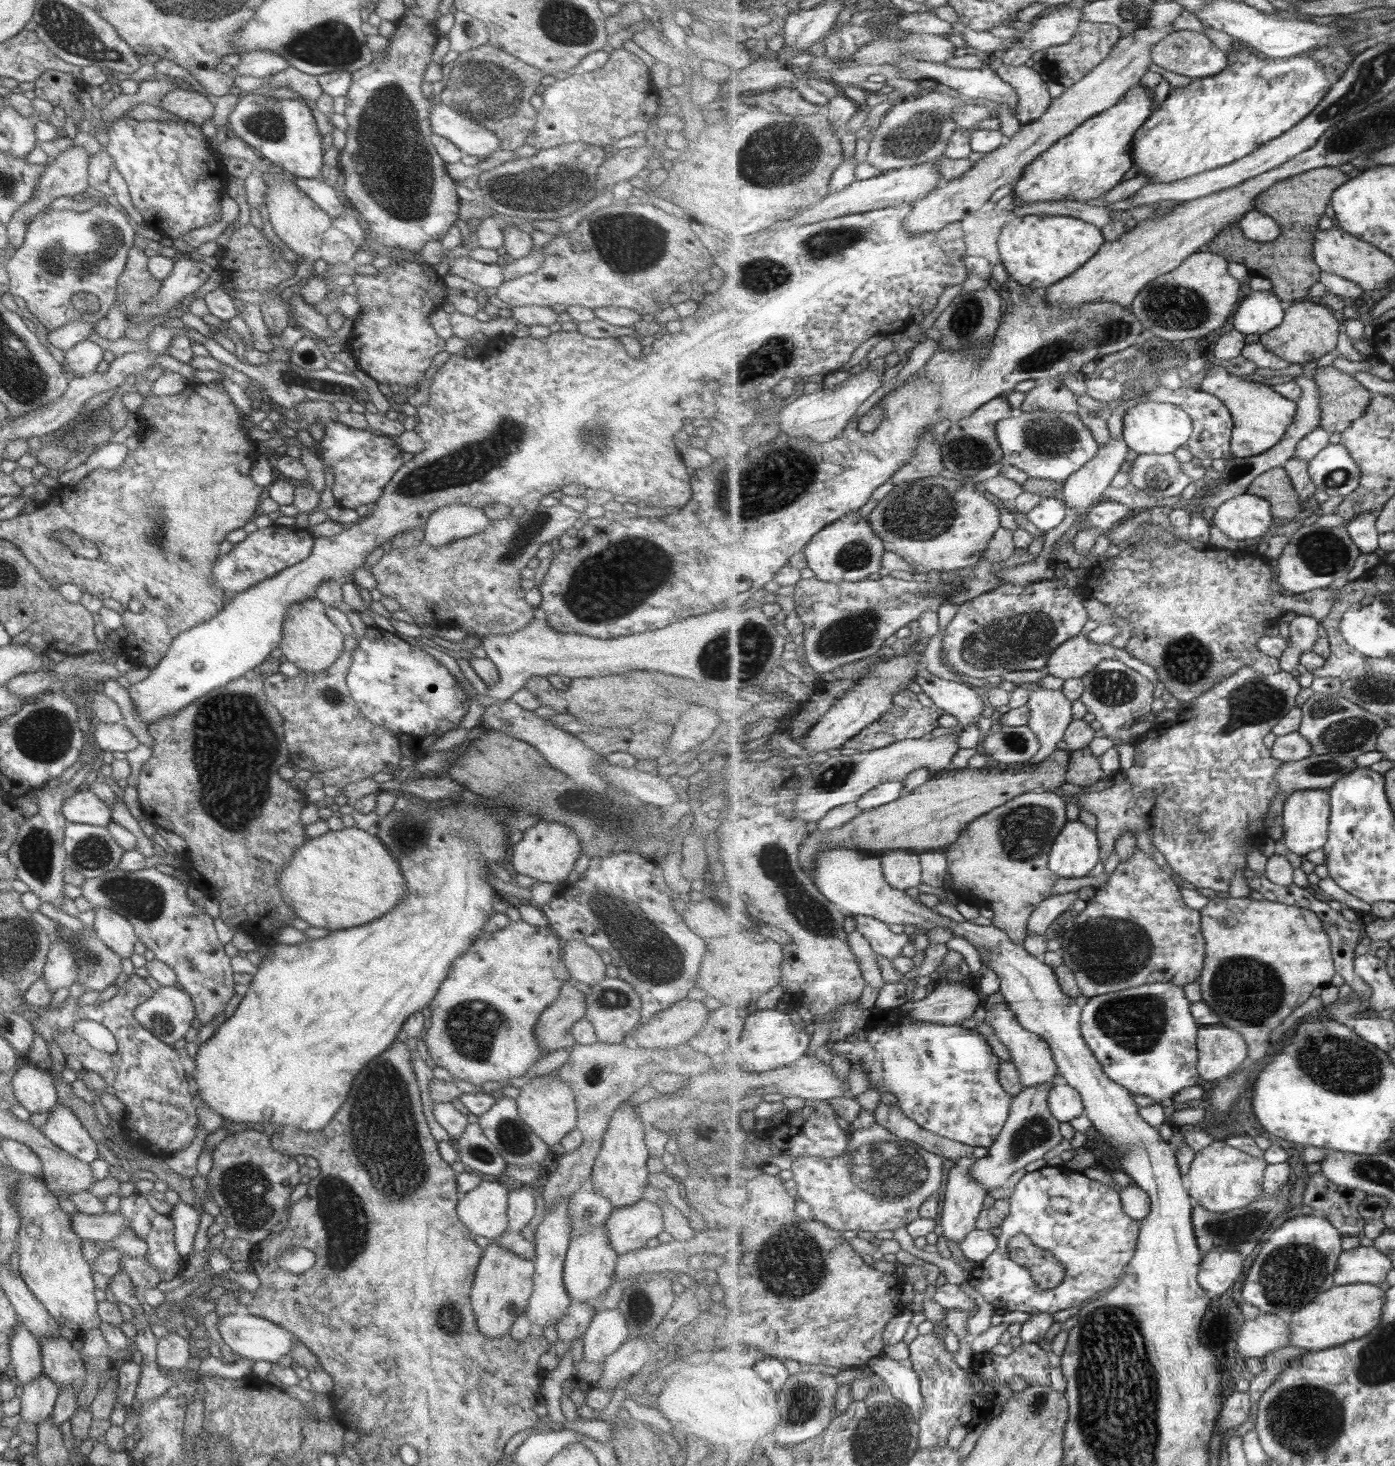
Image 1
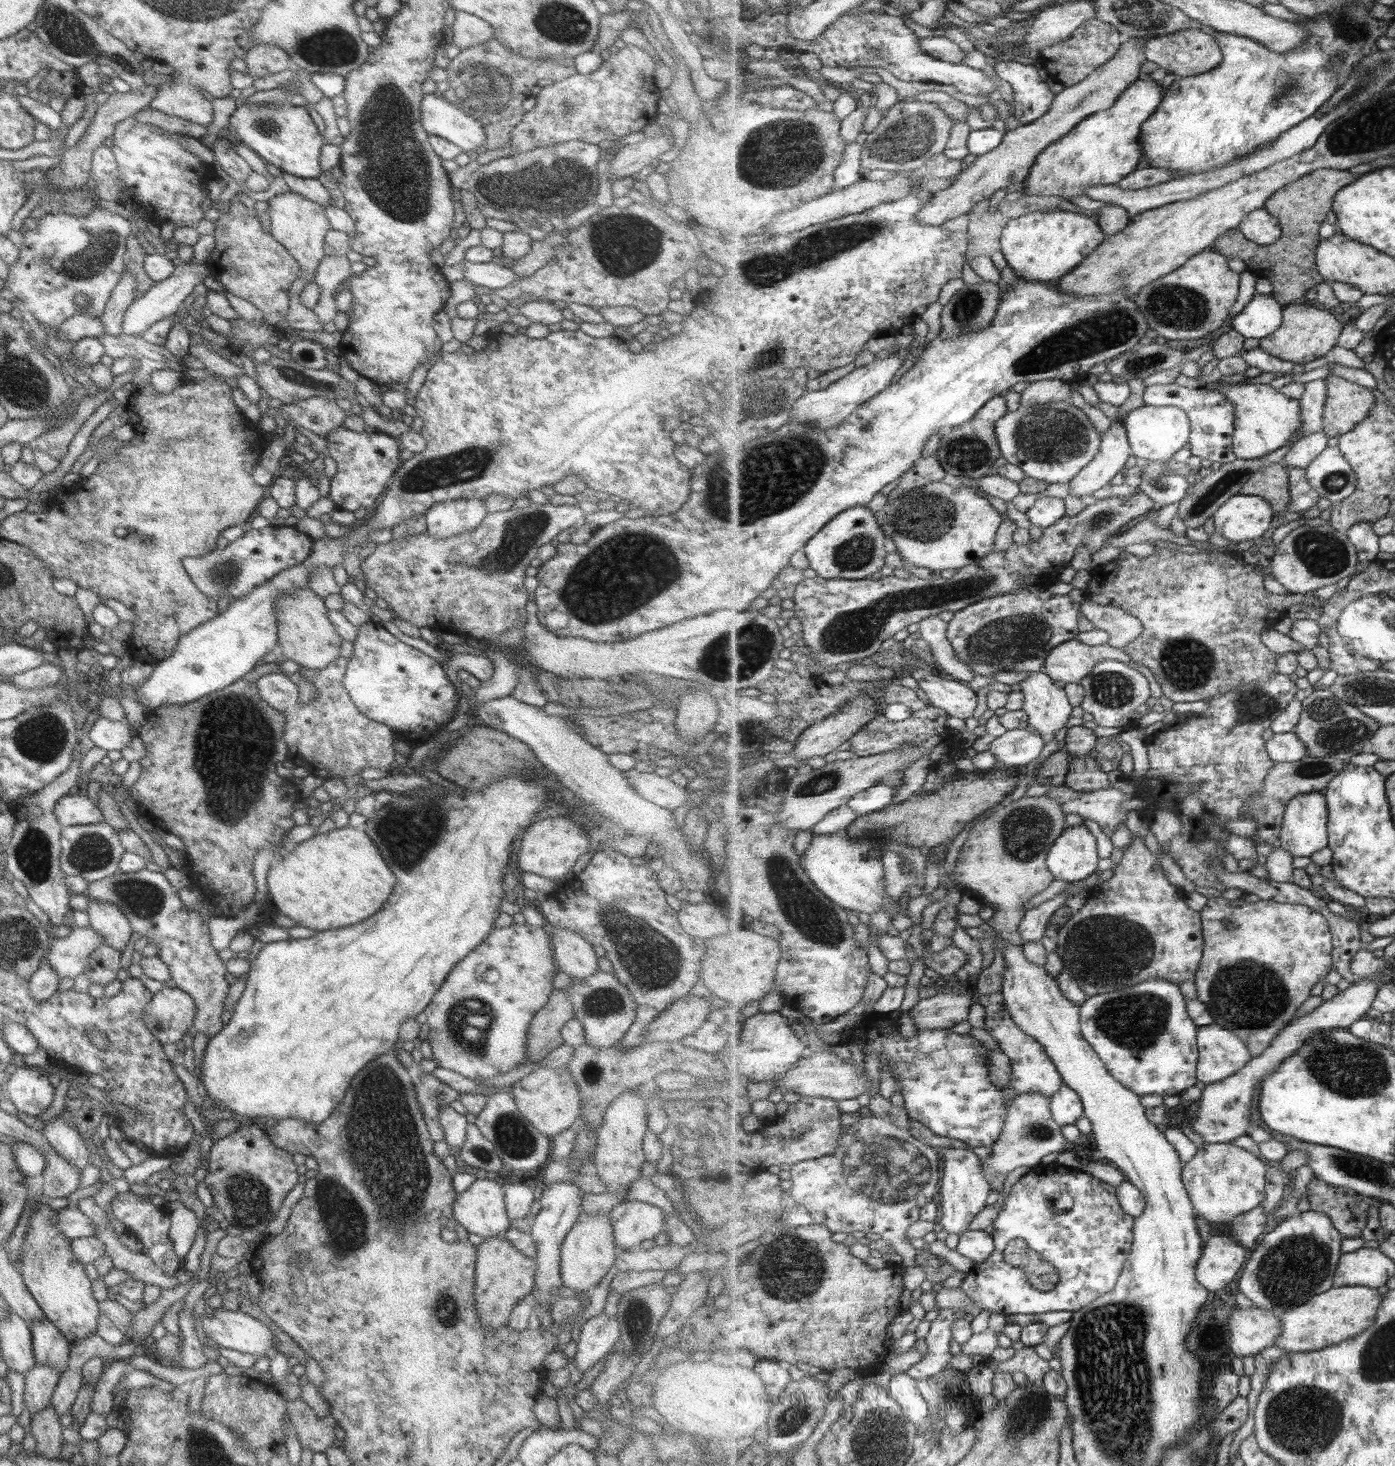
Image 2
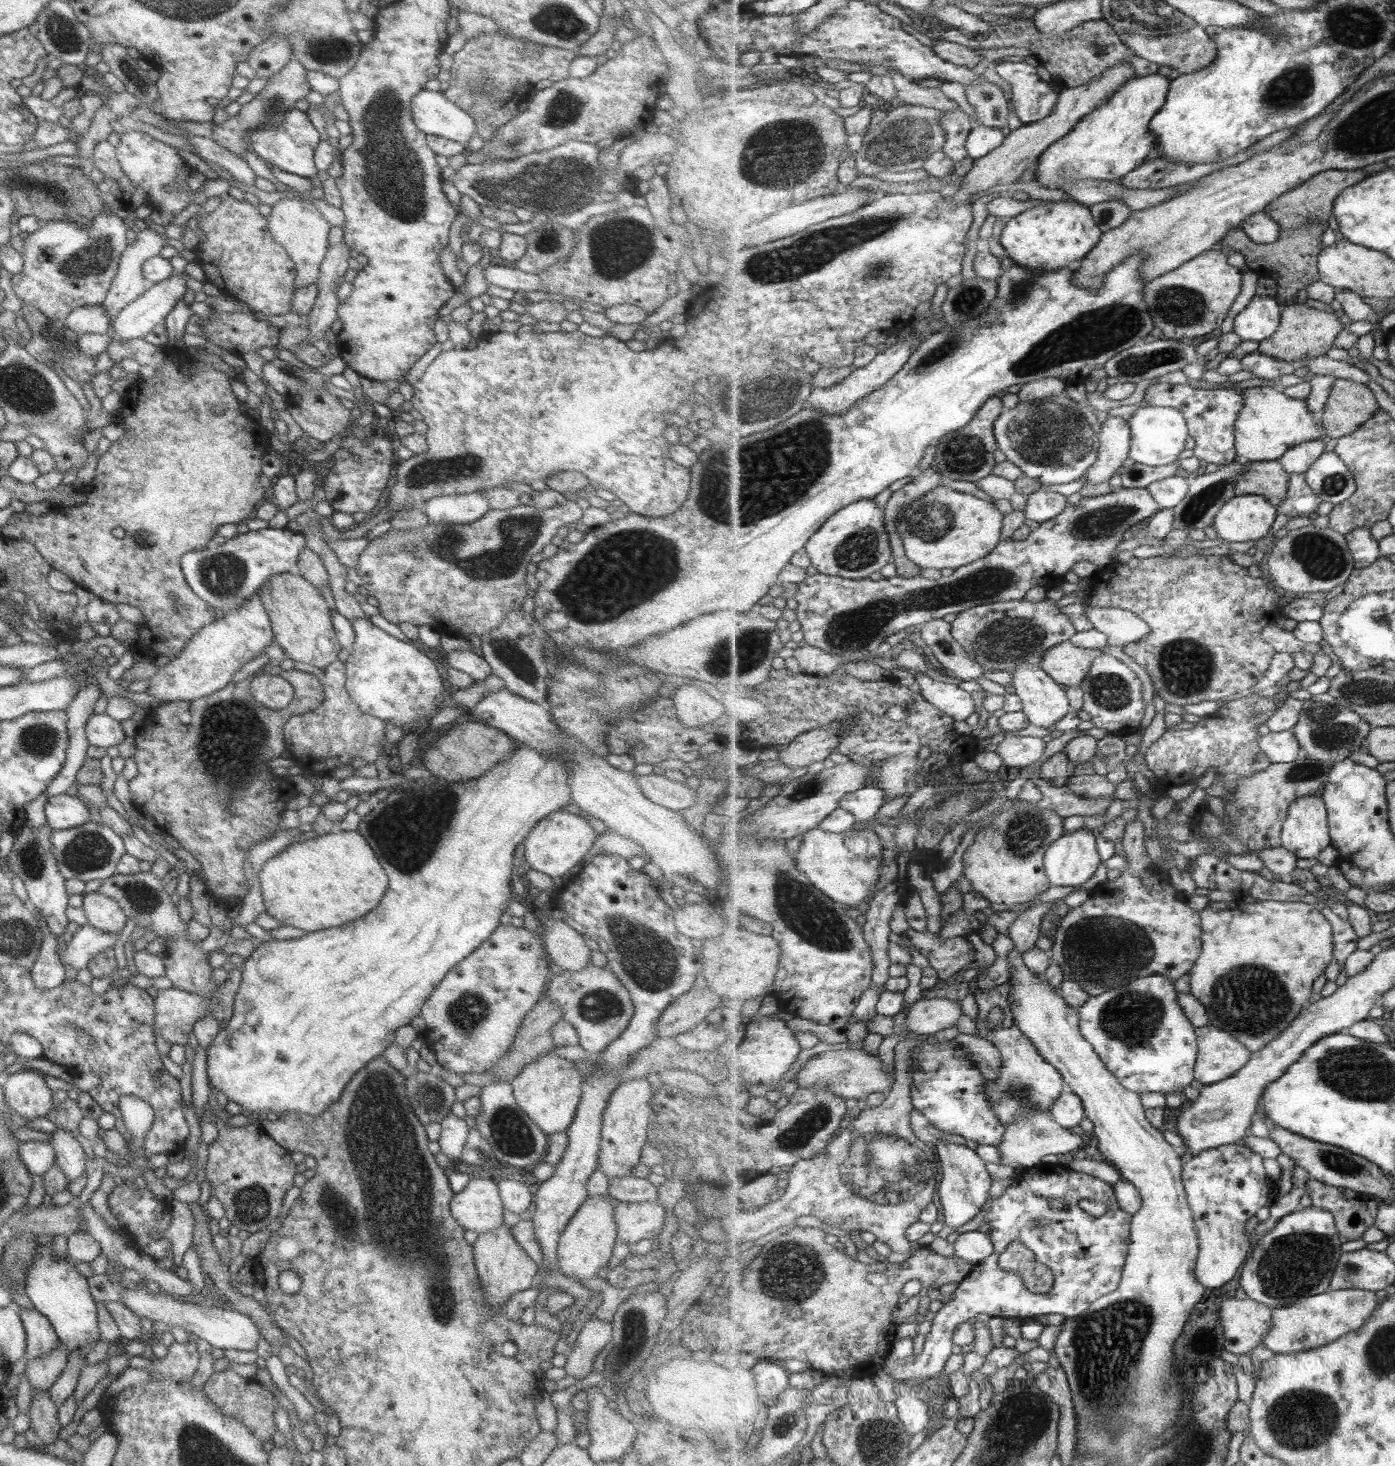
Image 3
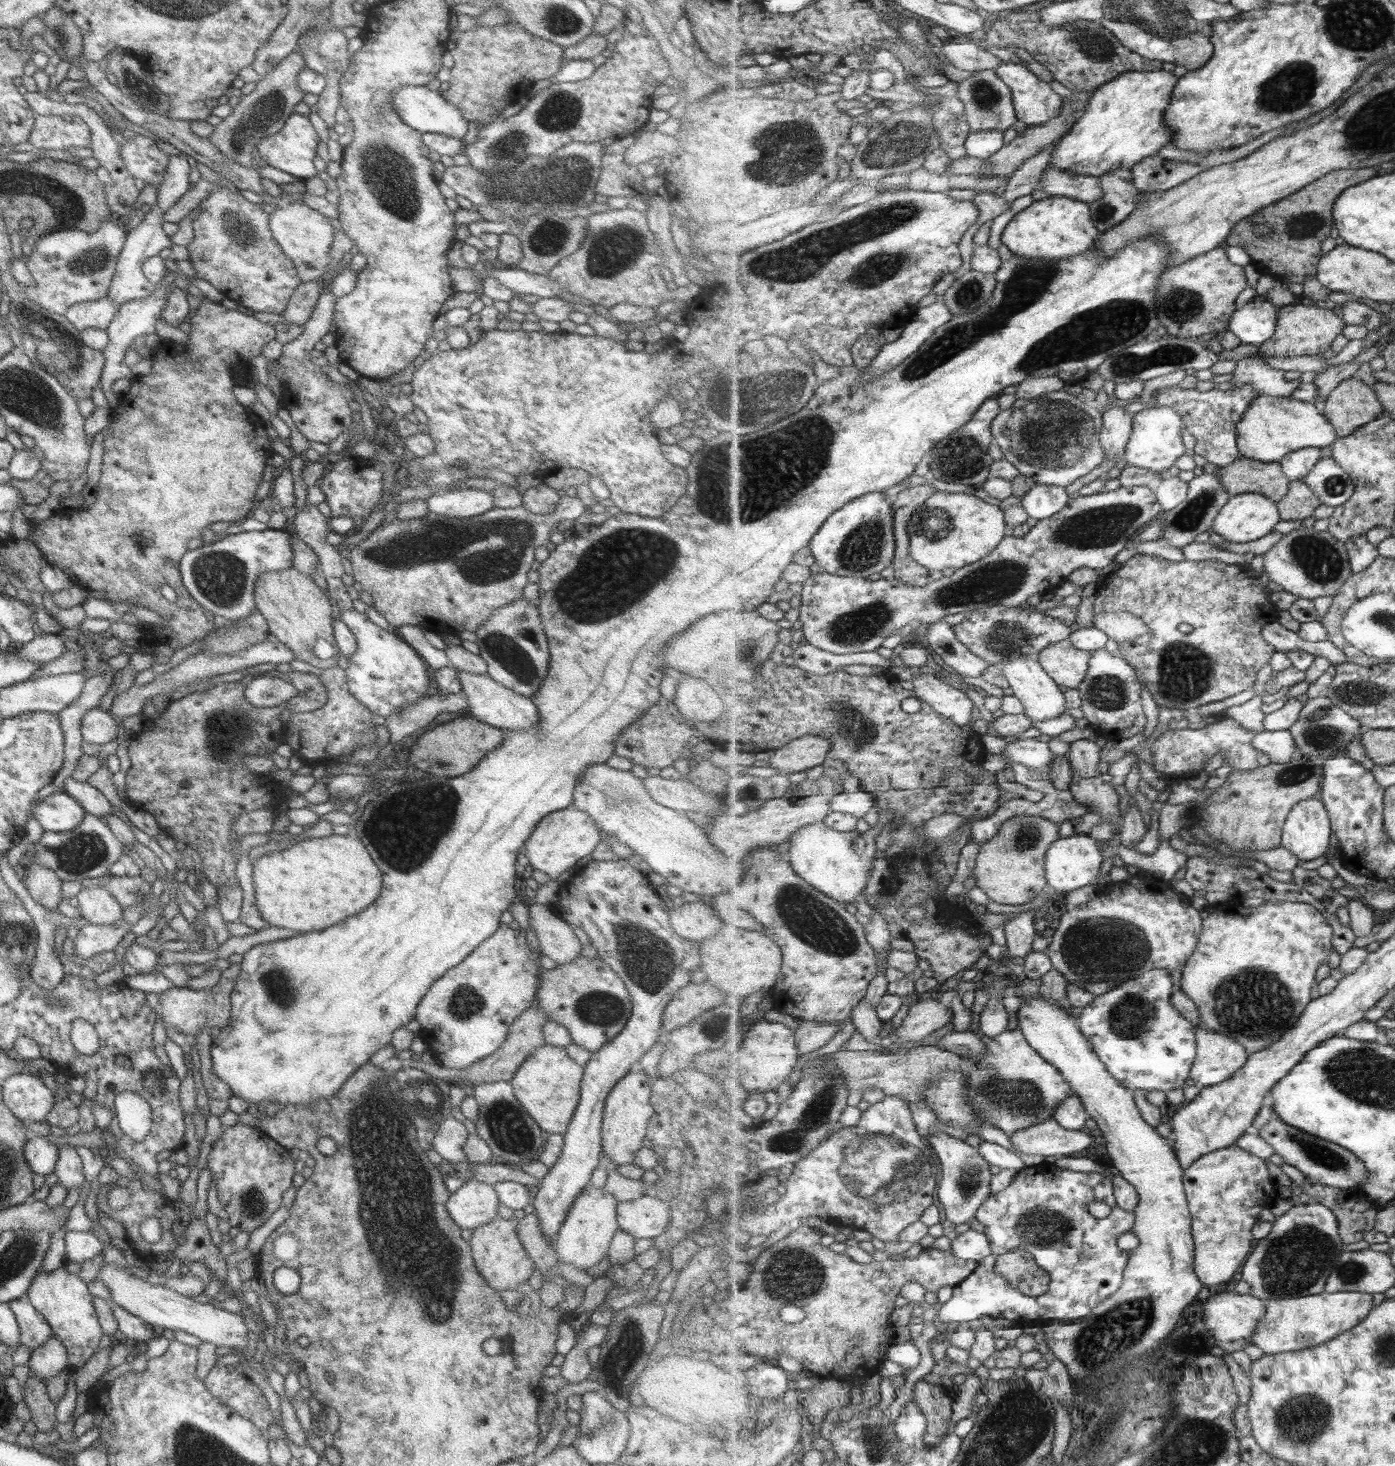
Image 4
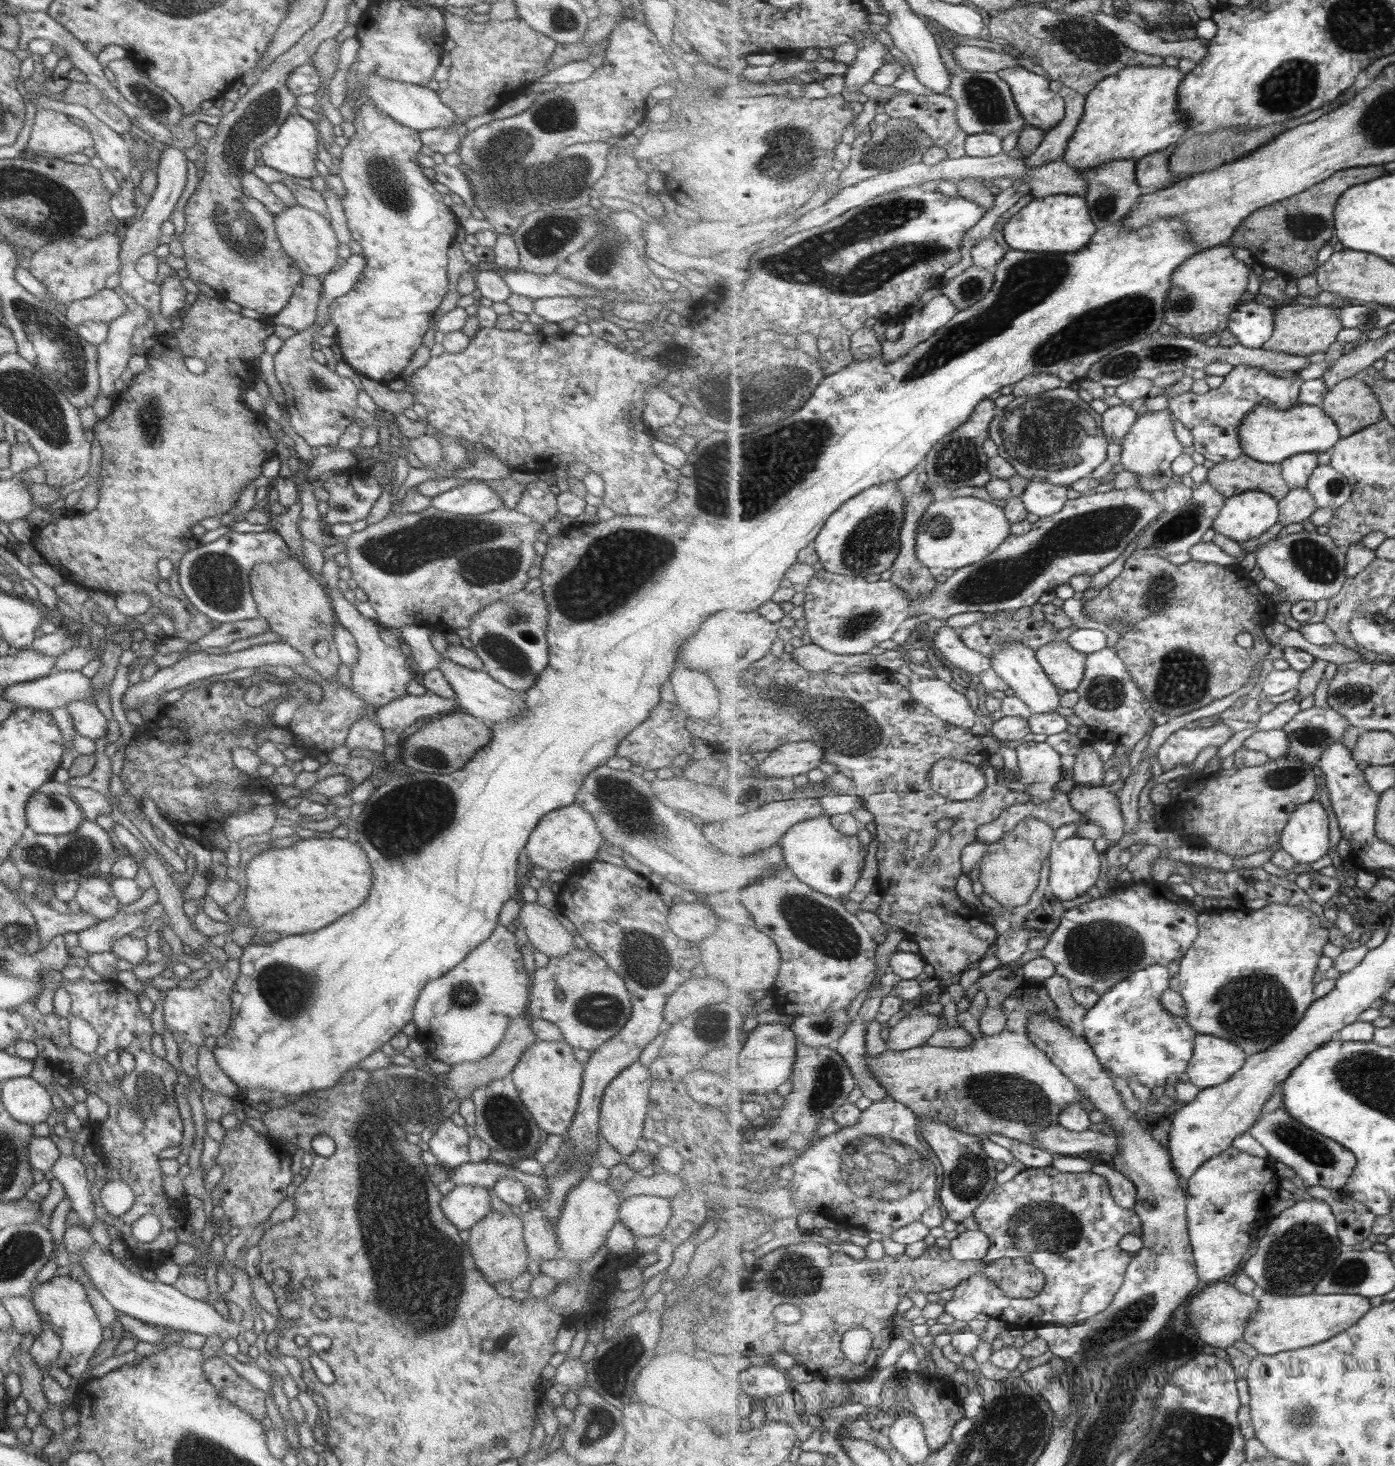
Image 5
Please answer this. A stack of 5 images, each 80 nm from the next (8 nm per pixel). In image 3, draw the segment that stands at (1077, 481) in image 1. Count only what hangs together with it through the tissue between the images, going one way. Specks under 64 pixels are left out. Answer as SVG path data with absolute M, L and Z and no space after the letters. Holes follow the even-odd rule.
M1108 417L1100 434L1101 446L1098 461L1084 474L1087 485L1111 481L1123 462L1130 458L1132 431L1129 420Z

